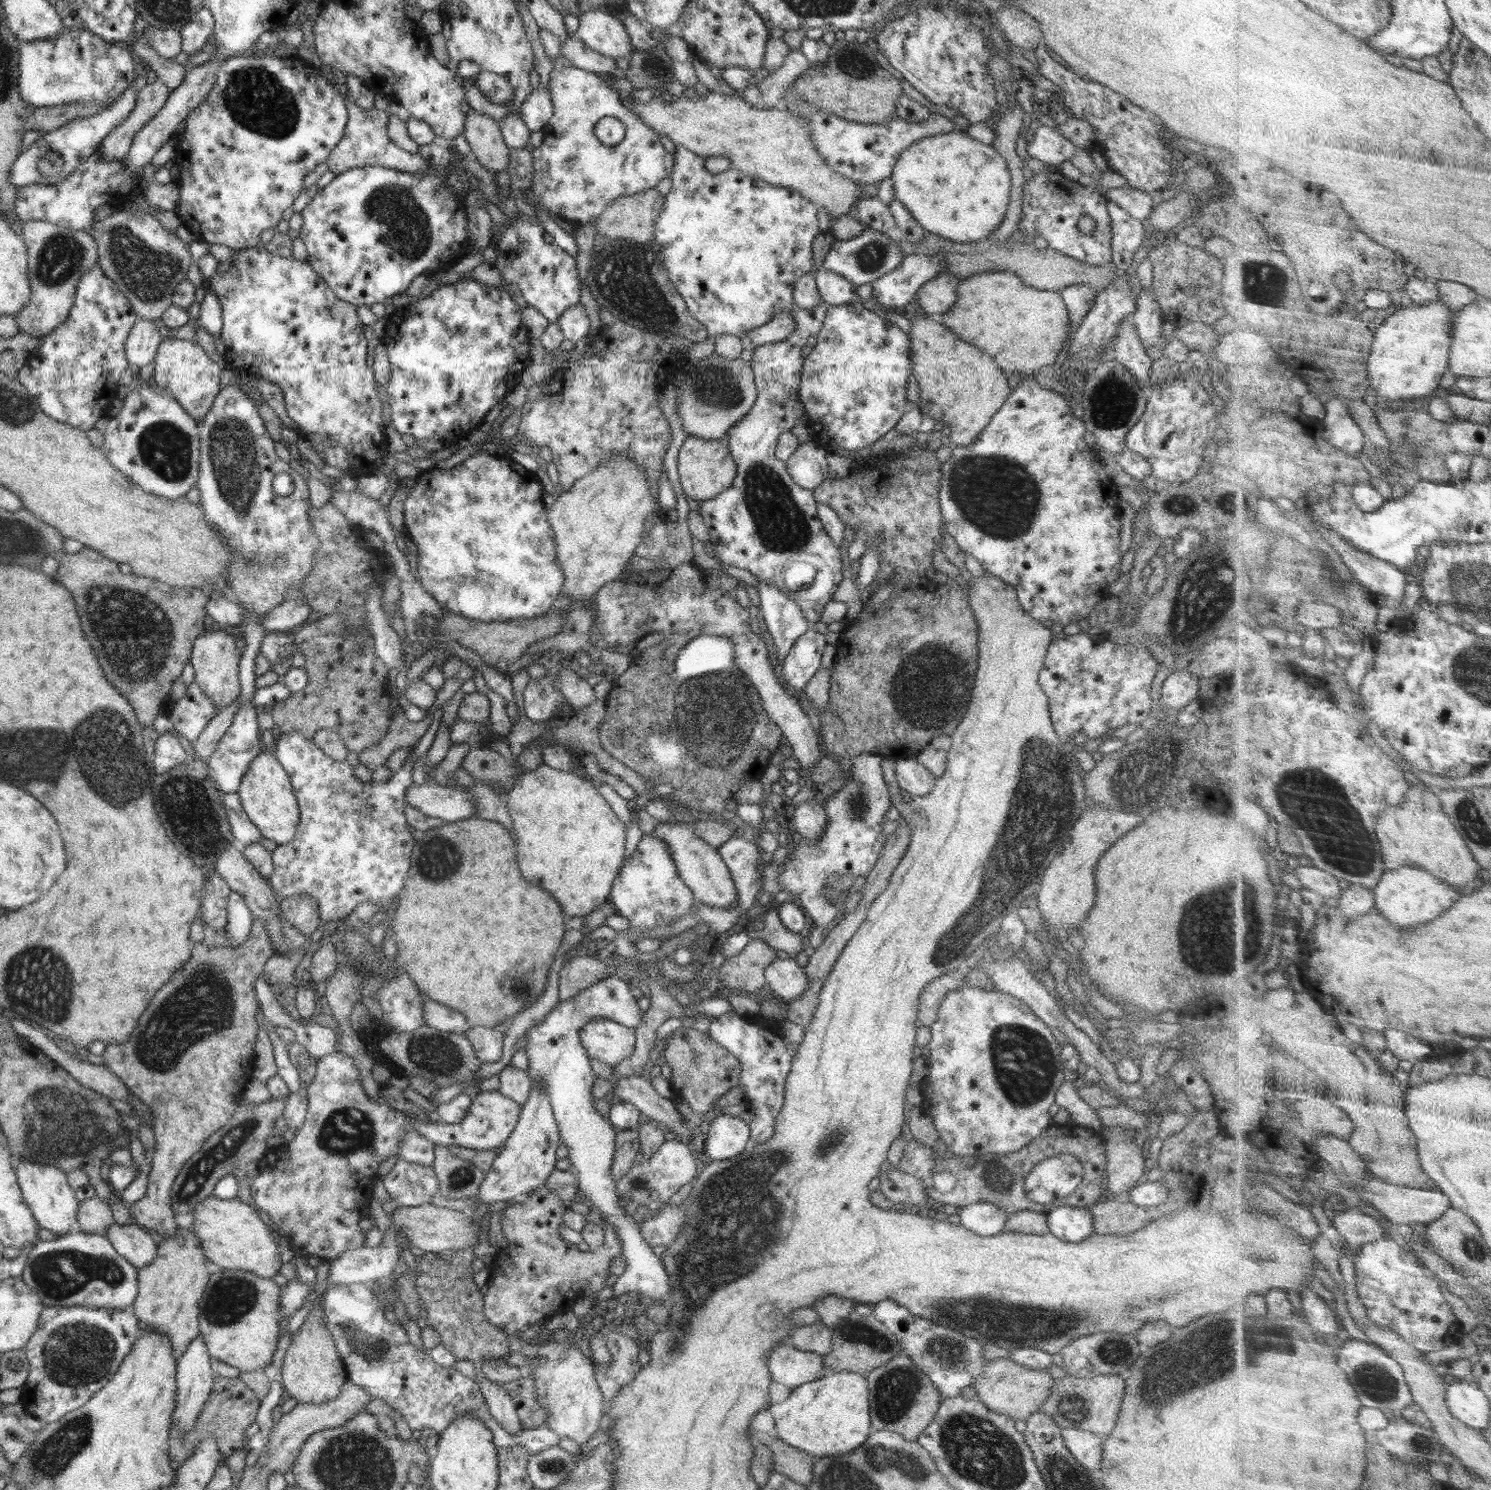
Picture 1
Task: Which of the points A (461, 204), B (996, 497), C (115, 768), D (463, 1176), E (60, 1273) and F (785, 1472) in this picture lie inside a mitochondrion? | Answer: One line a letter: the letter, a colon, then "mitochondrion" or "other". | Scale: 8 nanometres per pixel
A: other
B: mitochondrion
C: mitochondrion
D: mitochondrion
E: mitochondrion
F: other

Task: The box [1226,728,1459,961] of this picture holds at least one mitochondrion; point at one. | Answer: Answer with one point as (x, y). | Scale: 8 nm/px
(1341, 838)

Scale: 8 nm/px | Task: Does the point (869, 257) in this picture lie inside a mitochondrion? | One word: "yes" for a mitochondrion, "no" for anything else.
yes

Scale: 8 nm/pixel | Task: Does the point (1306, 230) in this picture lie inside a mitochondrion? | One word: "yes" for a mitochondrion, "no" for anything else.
no

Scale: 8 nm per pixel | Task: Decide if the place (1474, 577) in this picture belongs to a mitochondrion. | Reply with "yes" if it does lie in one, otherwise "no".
yes

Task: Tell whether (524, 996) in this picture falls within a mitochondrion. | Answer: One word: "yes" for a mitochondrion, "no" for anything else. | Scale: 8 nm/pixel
yes

